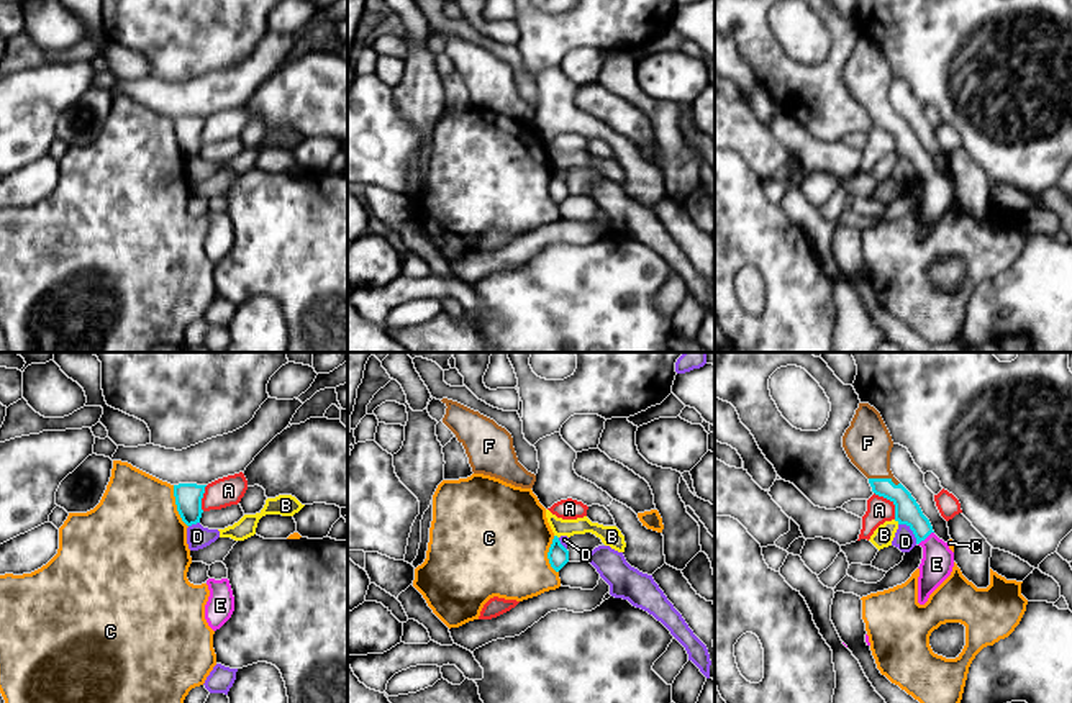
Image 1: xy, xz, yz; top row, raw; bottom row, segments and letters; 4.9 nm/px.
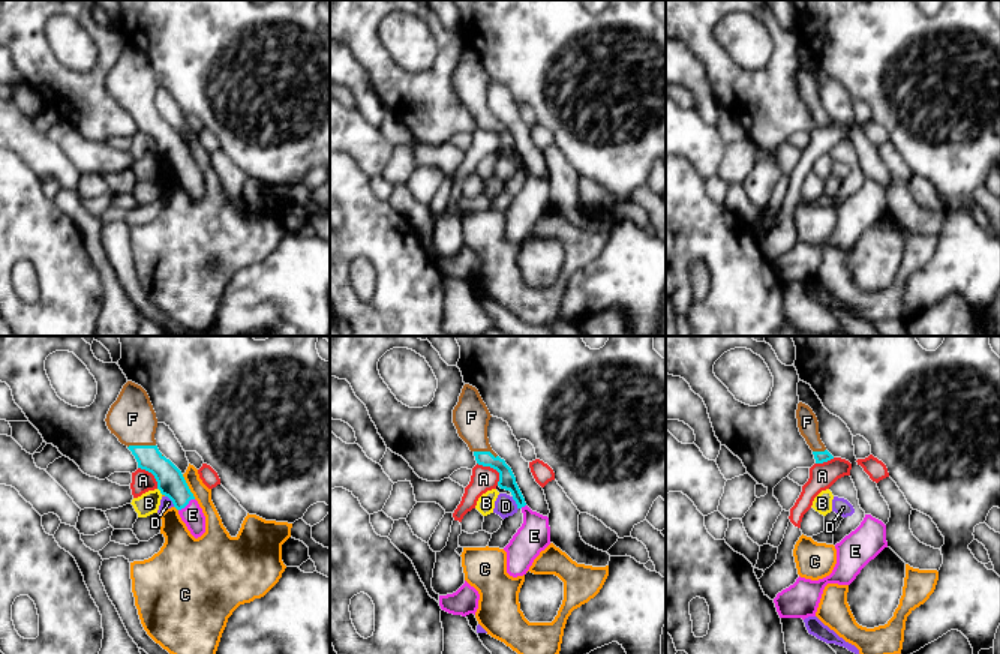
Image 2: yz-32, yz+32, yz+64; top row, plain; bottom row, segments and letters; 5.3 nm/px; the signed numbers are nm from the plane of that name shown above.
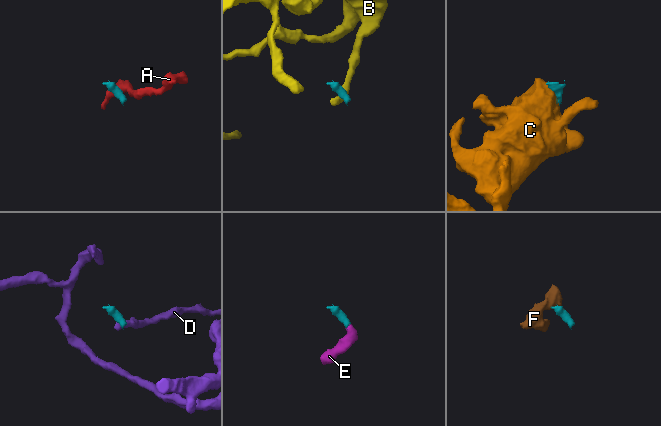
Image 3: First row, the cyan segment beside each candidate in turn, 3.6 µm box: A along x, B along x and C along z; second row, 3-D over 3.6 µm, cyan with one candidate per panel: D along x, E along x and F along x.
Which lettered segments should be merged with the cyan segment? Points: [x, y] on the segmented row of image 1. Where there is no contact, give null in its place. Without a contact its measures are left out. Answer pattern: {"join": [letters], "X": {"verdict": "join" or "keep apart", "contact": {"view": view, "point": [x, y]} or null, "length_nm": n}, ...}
{"join": ["E", "F"], "A": {"verdict": "keep apart", "contact": {"view": "yz", "point": [890, 500]}, "length_nm": 170}, "B": {"verdict": "keep apart", "contact": {"view": "yz", "point": [897, 520]}, "length_nm": 40}, "C": {"verdict": "keep apart", "contact": {"view": "xy", "point": [177, 507]}, "length_nm": 220}, "D": {"verdict": "keep apart", "contact": {"view": "yz", "point": [912, 530]}, "length_nm": 140}, "E": {"verdict": "join", "contact": {"view": "yz", "point": [925, 538]}, "length_nm": 100}, "F": {"verdict": "join", "contact": {"view": "yz", "point": [884, 479]}, "length_nm": 160}}

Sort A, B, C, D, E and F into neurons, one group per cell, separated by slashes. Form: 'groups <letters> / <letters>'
groups A / B / C / D / E F

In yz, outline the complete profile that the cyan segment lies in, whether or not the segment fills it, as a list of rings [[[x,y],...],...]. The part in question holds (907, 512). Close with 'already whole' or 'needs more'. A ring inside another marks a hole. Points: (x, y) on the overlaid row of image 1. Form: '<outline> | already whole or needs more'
[[[859,403],[851,426],[843,436],[843,447],[851,462],[869,478],[872,492],[895,505],[895,521],[906,524],[913,531],[916,544],[923,547],[918,567],[918,603],[924,605],[929,595],[951,575],[954,552],[934,534],[916,500],[893,477],[890,470],[893,441],[874,406]]] | needs more

